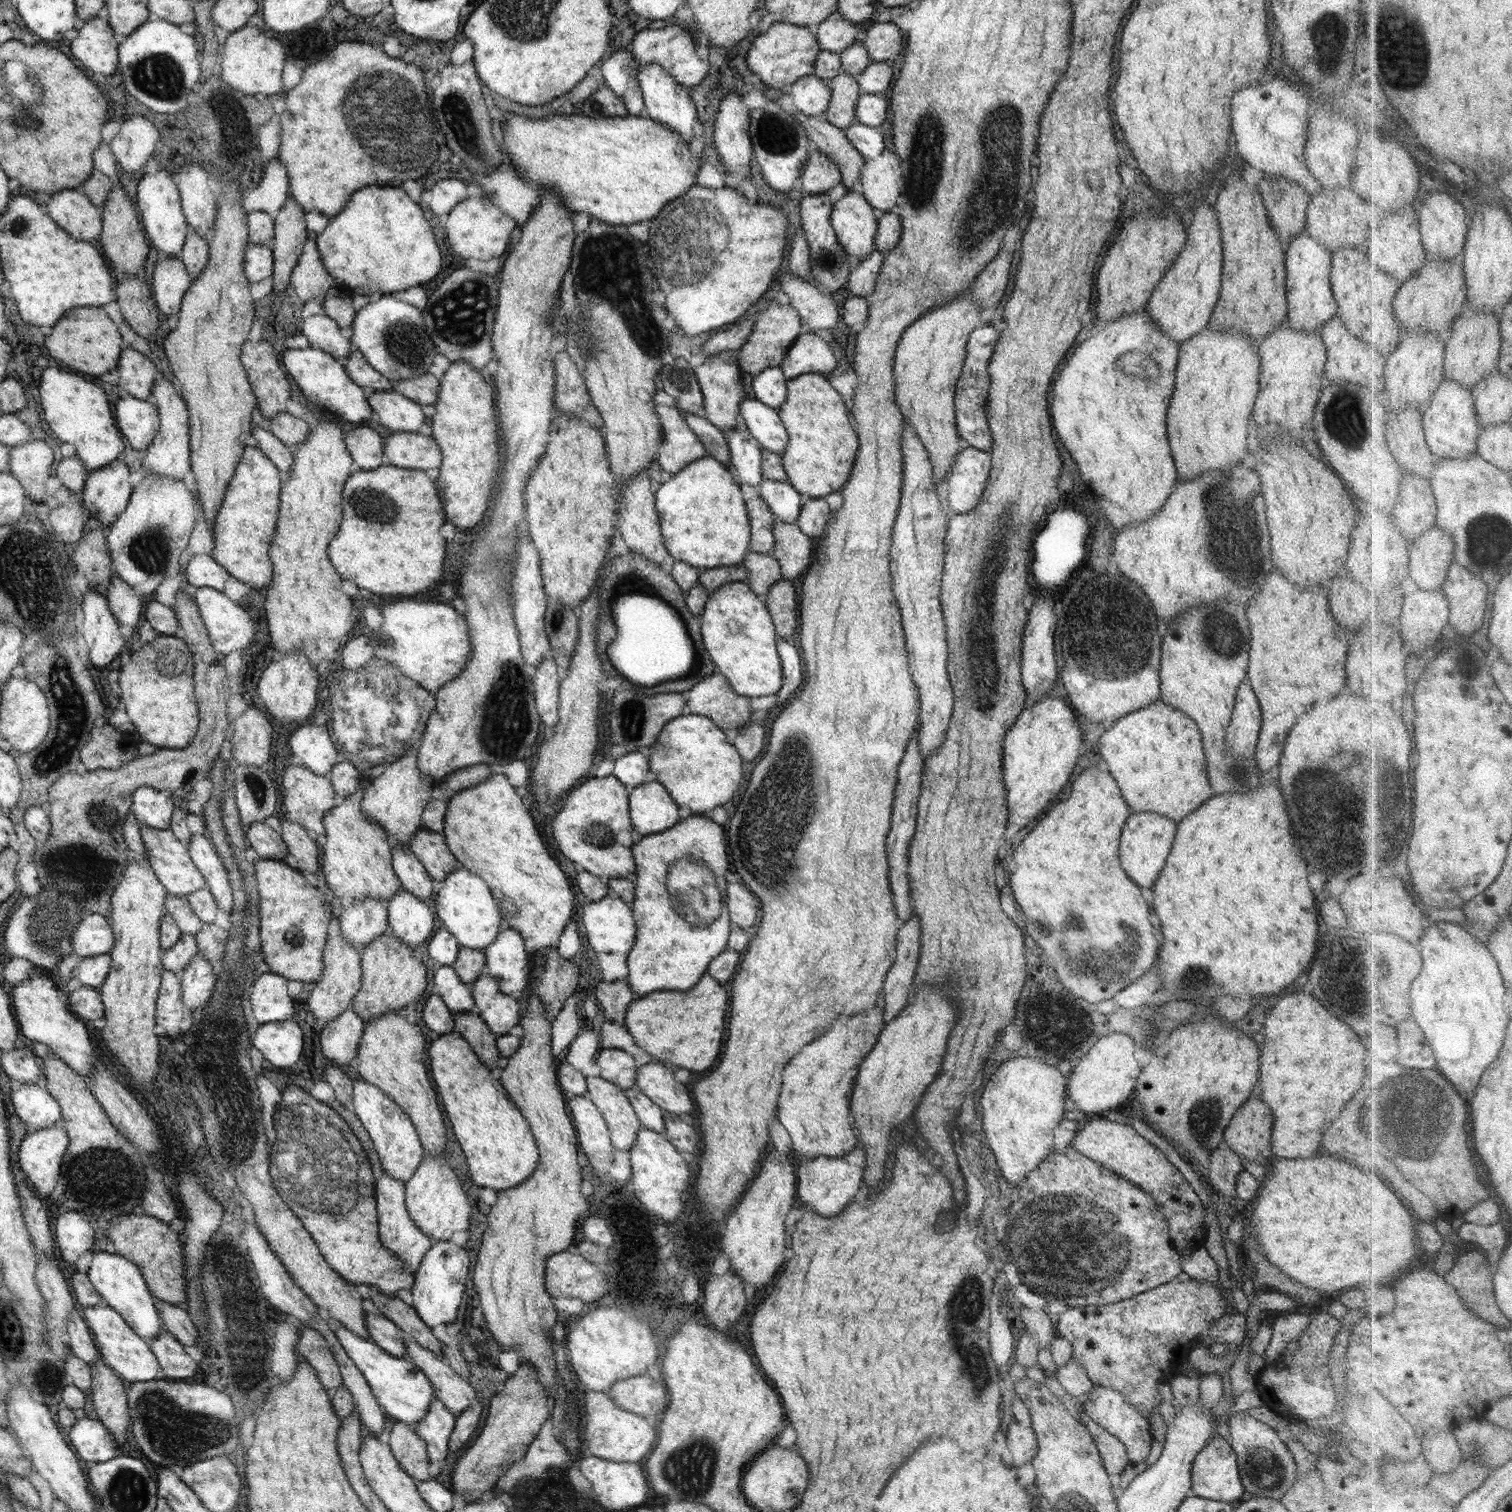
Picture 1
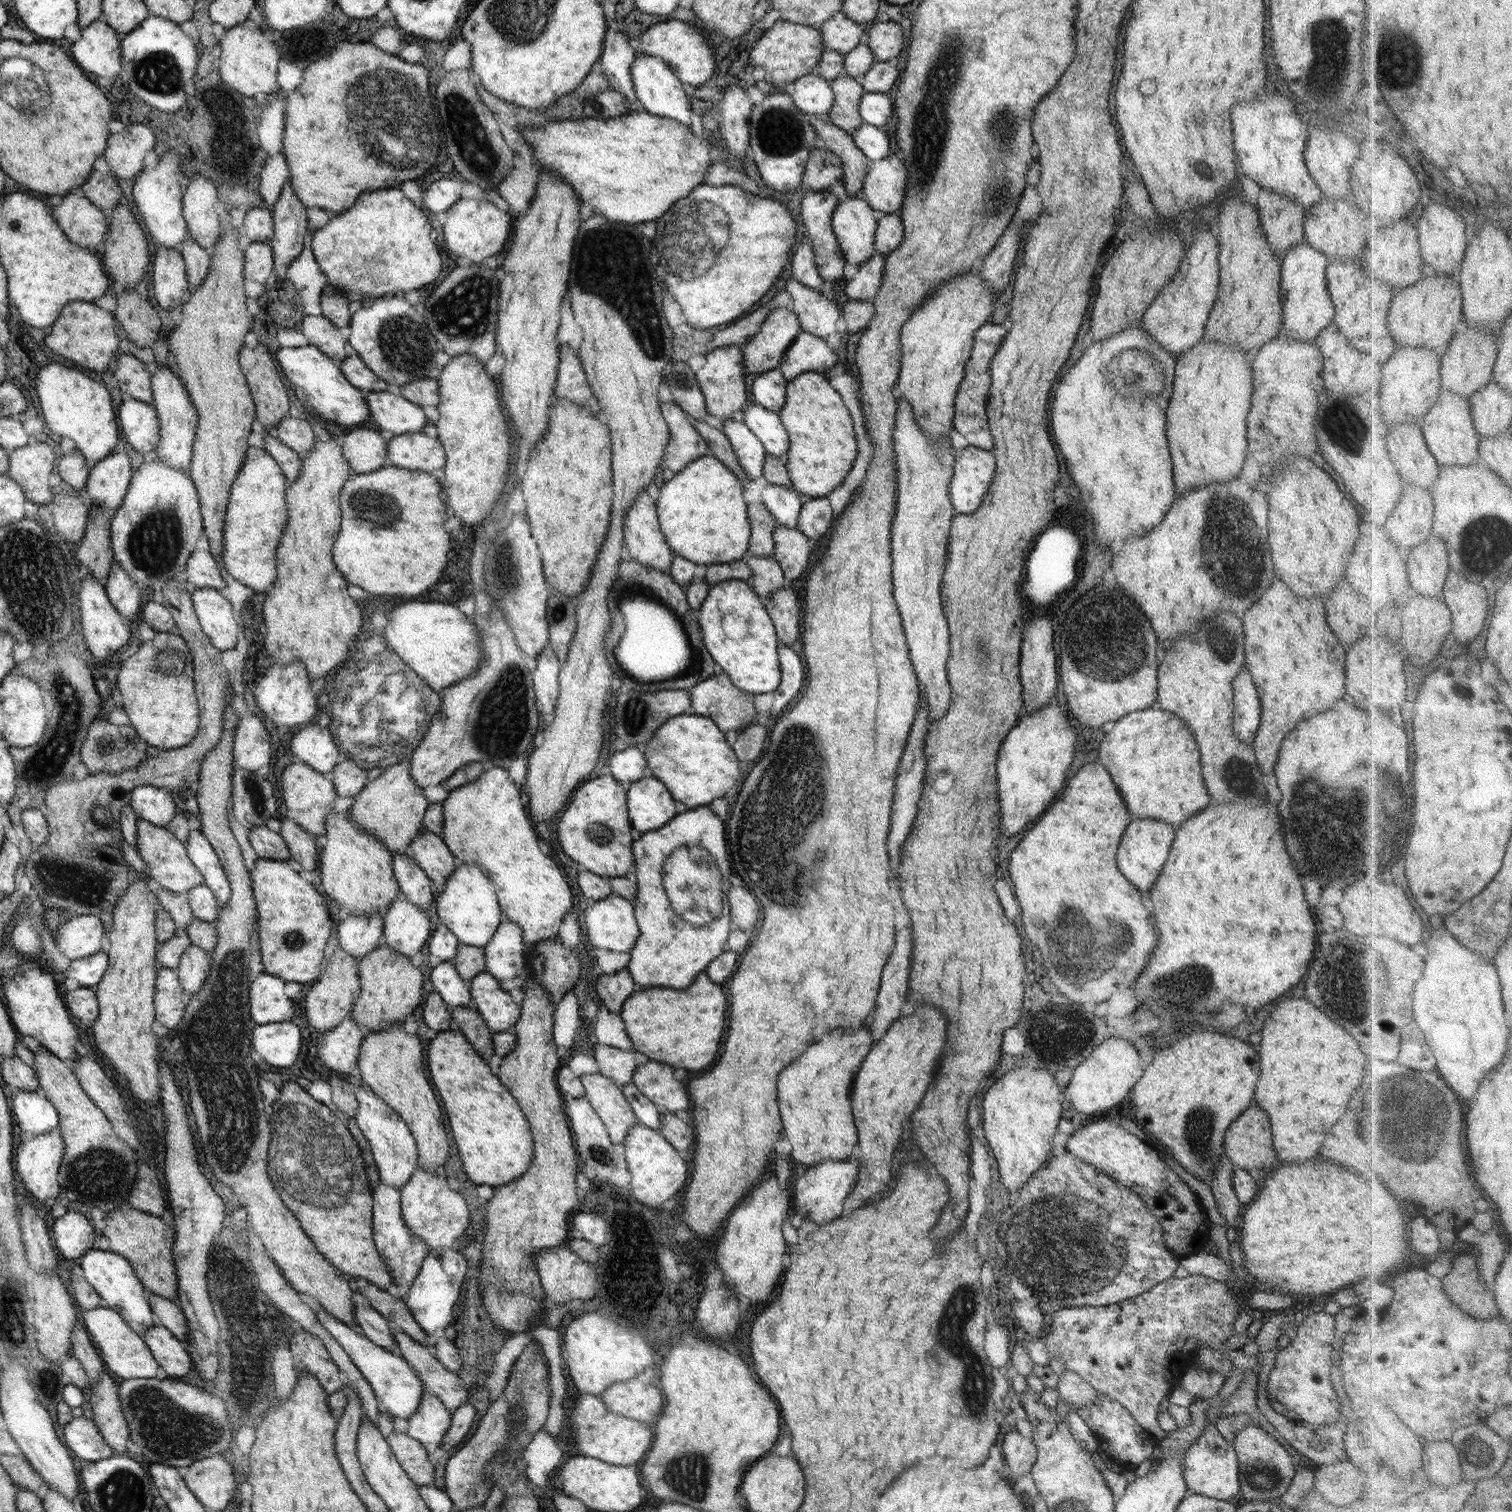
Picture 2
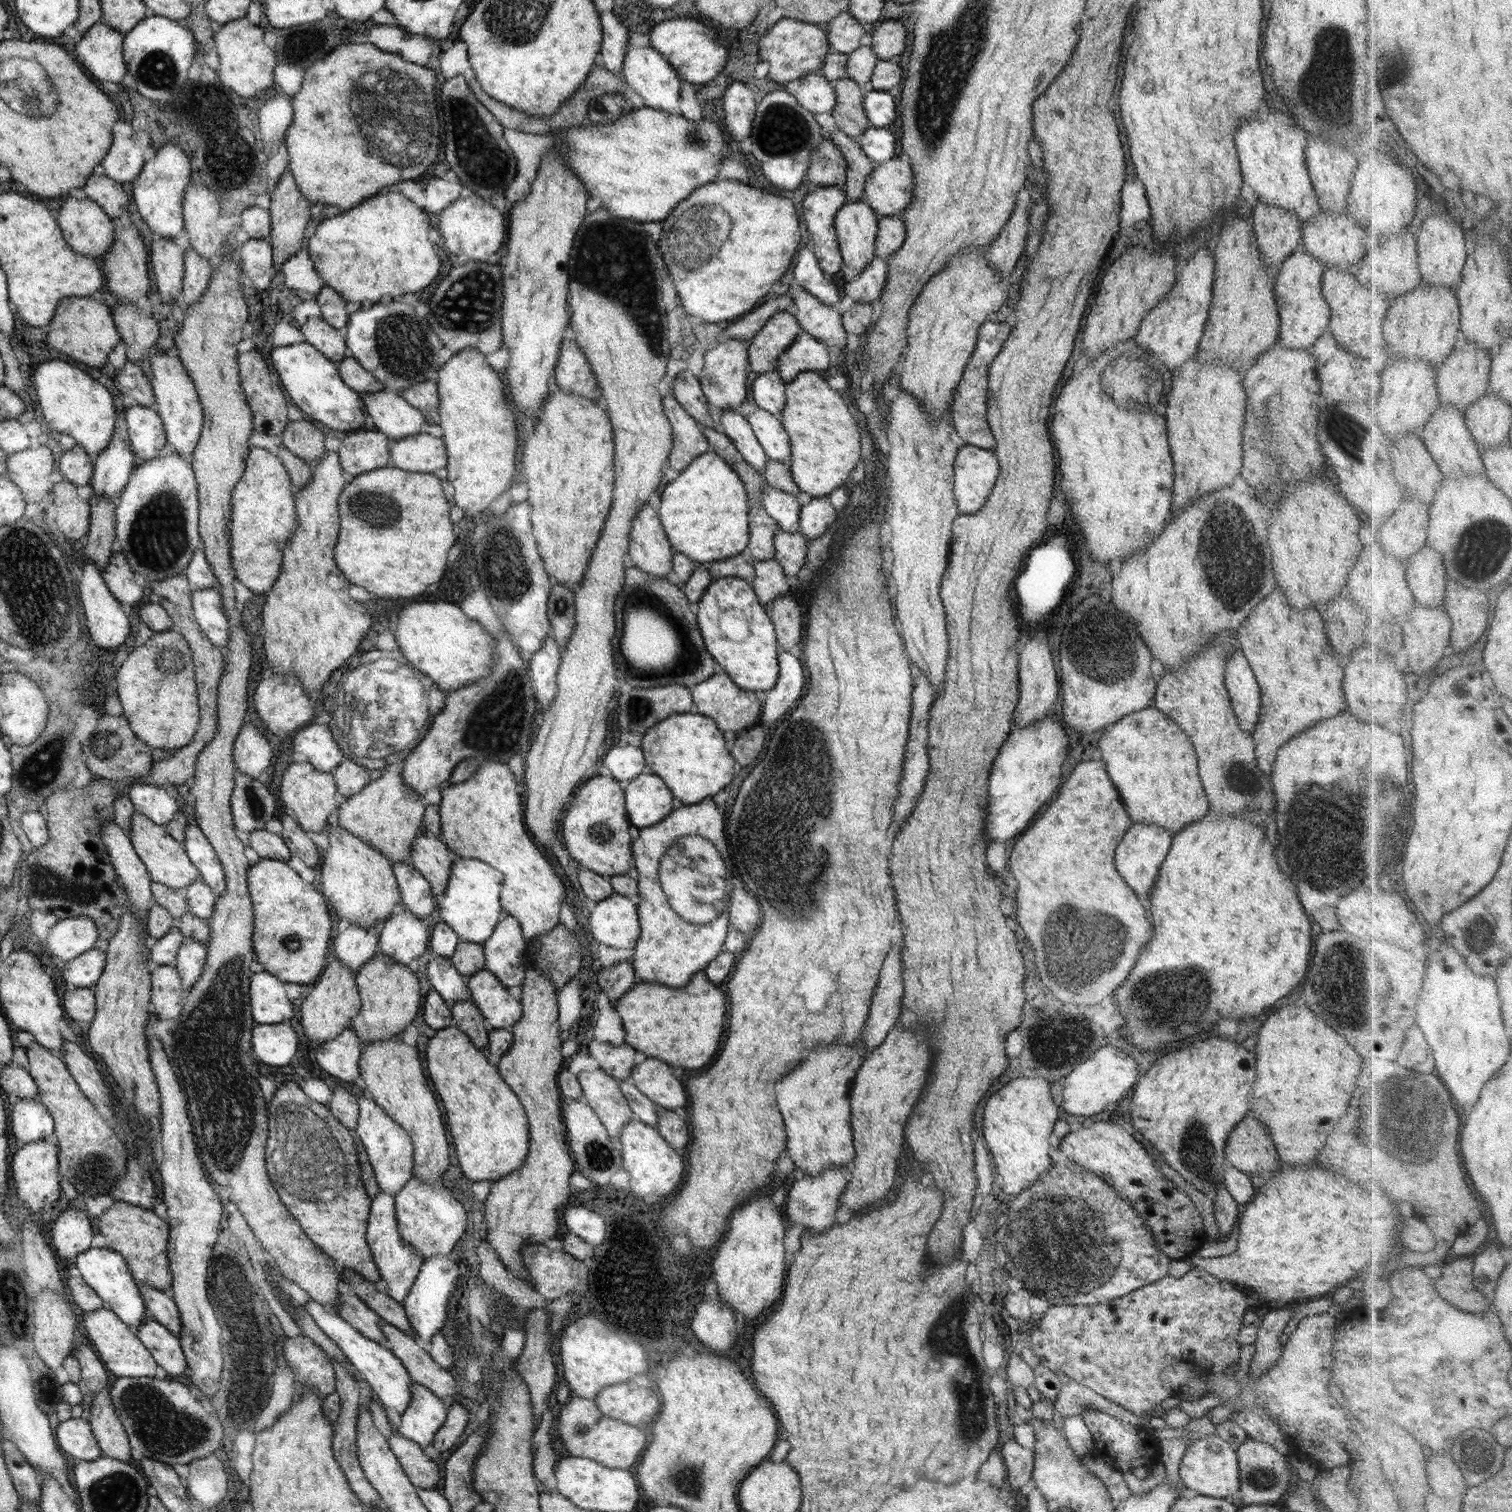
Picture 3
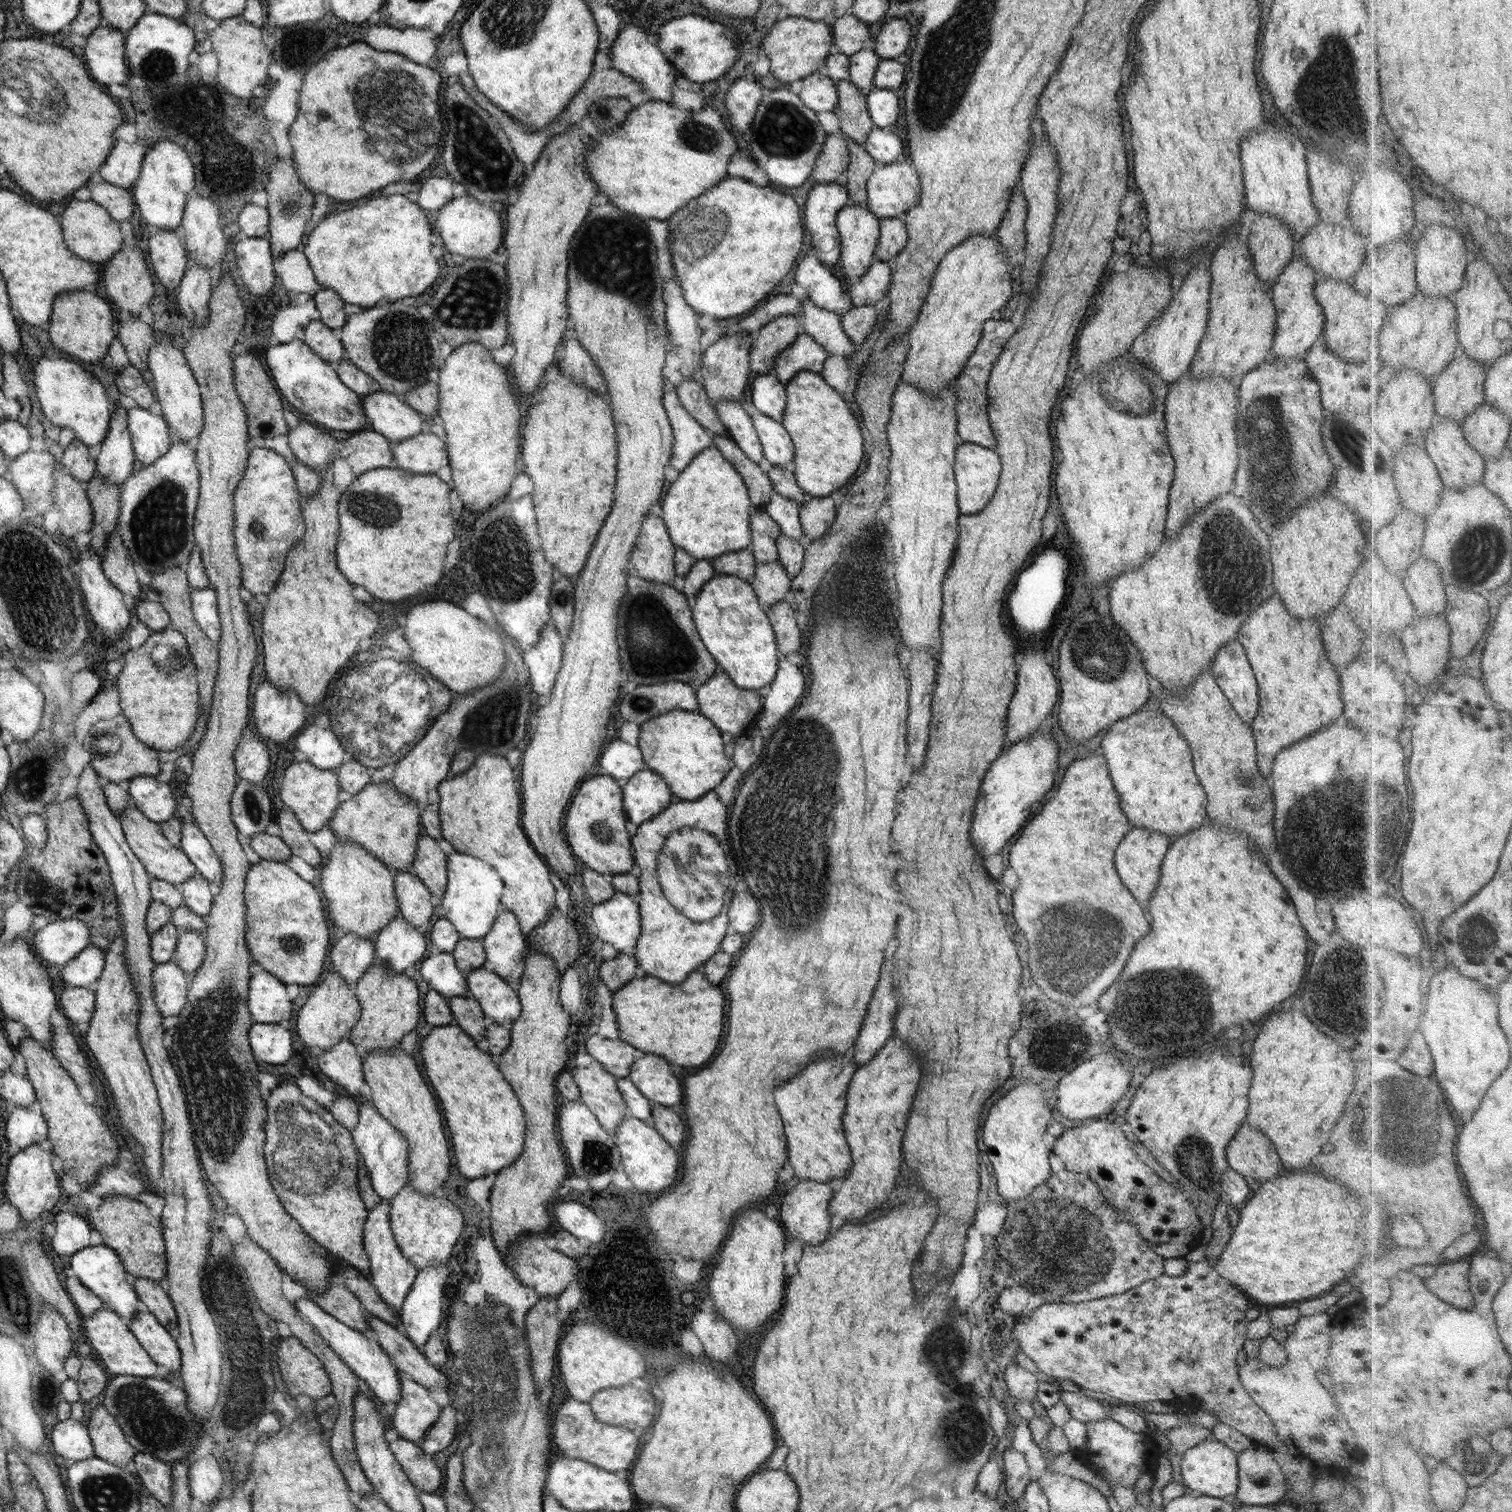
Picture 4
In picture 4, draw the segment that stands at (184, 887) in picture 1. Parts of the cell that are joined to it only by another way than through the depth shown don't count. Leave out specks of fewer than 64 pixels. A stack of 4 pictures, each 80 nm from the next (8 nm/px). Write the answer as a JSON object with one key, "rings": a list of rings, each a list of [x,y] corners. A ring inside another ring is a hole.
{"rings":[[[132,806],[124,810],[119,816],[124,834],[131,849],[139,857],[140,862],[146,867],[148,874],[154,878],[164,879],[180,886],[183,882],[191,879],[197,872],[195,863],[184,854],[180,847],[174,846],[163,833],[162,826],[152,822],[140,809]]]}

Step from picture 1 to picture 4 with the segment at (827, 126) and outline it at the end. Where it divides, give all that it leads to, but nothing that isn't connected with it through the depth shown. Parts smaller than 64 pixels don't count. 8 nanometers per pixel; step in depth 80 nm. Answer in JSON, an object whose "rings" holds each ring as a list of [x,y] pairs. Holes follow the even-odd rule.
{"rings":[[[845,136],[848,145],[850,163],[843,175],[845,188],[848,192],[847,206],[867,206],[866,184],[878,164],[874,161],[871,154],[857,142]]]}

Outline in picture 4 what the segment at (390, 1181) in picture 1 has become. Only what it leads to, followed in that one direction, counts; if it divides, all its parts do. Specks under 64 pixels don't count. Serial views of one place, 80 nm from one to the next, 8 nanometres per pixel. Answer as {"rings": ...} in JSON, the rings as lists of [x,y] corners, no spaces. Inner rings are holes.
{"rings":[[[380,1200],[369,1211],[366,1228],[363,1232],[363,1246],[371,1260],[371,1274],[368,1279],[374,1285],[376,1292],[379,1292],[379,1295],[384,1299],[384,1302],[390,1308],[399,1310],[403,1306],[407,1294],[411,1292],[411,1286],[415,1284],[419,1271],[403,1255],[403,1251],[400,1250],[398,1243],[395,1241],[394,1232],[391,1230],[390,1201]]]}

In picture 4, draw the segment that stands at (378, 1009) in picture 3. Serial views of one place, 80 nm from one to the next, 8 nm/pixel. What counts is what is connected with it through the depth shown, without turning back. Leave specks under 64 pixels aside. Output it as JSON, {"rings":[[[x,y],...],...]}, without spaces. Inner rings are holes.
{"rings":[[[378,962],[367,970],[353,989],[362,1004],[362,1016],[351,1030],[349,1040],[357,1046],[357,1053],[363,1059],[373,1050],[396,1048],[398,1042],[418,1026],[420,990],[411,975],[396,974],[387,968],[385,962]]]}

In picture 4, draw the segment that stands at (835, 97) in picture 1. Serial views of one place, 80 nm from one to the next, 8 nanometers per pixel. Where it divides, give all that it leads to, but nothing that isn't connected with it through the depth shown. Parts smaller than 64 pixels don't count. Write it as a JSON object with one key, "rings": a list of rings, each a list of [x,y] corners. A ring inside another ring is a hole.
{"rings":[[[849,80],[836,81],[835,85],[839,101],[833,112],[839,118],[840,131],[862,145],[875,127],[867,109],[866,95]]]}

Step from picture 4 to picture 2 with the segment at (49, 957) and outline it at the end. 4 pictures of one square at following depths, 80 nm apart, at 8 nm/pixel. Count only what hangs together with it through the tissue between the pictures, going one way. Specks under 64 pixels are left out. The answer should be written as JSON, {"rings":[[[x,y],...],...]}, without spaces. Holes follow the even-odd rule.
{"rings":[[[73,916],[58,928],[55,945],[66,958],[83,959],[100,952],[106,931],[102,919],[97,916]]]}

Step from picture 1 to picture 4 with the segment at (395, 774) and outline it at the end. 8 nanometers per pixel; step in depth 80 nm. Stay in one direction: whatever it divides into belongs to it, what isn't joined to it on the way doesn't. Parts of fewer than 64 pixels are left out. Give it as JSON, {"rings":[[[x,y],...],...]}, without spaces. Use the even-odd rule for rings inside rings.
{"rings":[[[388,780],[371,784],[355,795],[348,795],[329,823],[336,839],[349,838],[395,872],[406,870],[412,860],[415,860],[420,834],[420,813],[417,802],[396,792],[392,780]]]}

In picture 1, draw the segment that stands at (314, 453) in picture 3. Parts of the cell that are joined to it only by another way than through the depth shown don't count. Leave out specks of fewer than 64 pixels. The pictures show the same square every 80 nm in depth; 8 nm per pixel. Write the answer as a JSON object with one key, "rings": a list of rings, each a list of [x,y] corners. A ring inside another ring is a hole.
{"rings":[[[287,412],[277,414],[271,419],[269,431],[292,450],[296,450],[298,445],[302,445],[302,442],[306,441],[311,433],[308,423],[304,419],[296,418],[295,415]]]}

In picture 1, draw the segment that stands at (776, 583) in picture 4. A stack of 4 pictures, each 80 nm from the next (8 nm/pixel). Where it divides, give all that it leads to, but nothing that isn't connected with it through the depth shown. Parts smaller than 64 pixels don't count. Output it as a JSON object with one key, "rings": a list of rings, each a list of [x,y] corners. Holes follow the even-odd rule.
{"rings":[[[748,551],[742,565],[748,573],[746,583],[761,598],[776,584],[783,574],[779,562],[771,554]]]}

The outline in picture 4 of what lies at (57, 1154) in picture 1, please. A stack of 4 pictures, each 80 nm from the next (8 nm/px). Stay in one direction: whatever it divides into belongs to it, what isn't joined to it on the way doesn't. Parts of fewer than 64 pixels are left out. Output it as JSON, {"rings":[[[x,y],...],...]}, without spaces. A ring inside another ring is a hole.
{"rings":[[[40,1145],[30,1146],[20,1152],[12,1151],[2,1188],[8,1203],[19,1210],[21,1220],[28,1220],[28,1222],[36,1220],[42,1212],[52,1210],[62,1196],[58,1176],[50,1164],[50,1152],[44,1152]]]}

